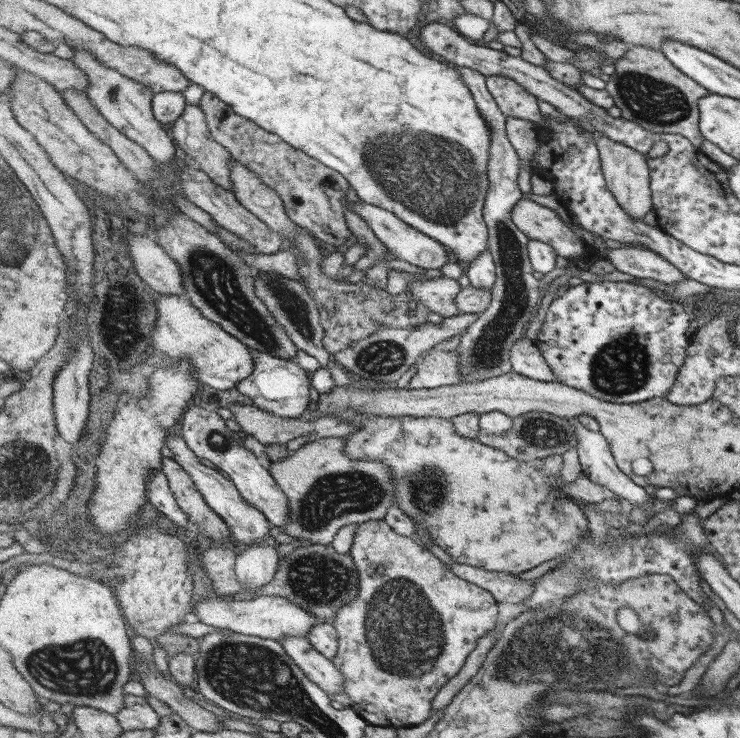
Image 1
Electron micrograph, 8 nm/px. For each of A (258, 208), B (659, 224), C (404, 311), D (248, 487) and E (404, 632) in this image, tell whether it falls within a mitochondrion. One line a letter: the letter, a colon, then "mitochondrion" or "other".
A: other
B: other
C: other
D: other
E: mitochondrion

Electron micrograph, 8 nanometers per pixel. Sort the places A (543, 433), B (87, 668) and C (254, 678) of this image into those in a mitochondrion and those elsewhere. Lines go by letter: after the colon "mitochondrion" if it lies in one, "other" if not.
A: mitochondrion
B: mitochondrion
C: mitochondrion

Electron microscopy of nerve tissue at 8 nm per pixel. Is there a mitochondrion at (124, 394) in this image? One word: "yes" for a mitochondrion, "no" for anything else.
no

